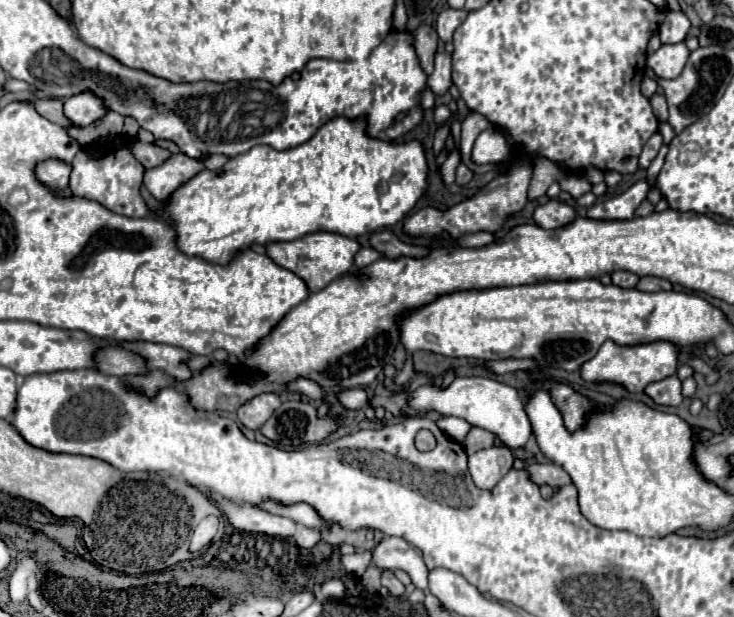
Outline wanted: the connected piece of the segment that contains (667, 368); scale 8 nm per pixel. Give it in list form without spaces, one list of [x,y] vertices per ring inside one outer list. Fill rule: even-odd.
[[[605,341],[597,355],[581,365],[581,377],[589,383],[615,383],[623,385],[629,393],[639,393],[647,383],[665,379],[675,375],[677,371],[677,349],[669,341],[653,341],[639,345],[617,345],[613,341]]]

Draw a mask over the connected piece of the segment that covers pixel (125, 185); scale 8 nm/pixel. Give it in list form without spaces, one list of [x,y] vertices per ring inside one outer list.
[[[123,143],[117,147],[107,147],[101,153],[101,157],[91,155],[87,149],[79,149],[71,167],[73,169],[69,175],[69,189],[73,195],[93,199],[93,201],[101,203],[105,209],[125,215],[125,217],[147,217],[149,215],[149,205],[147,205],[145,197],[141,195],[145,167],[137,161],[129,143]]]

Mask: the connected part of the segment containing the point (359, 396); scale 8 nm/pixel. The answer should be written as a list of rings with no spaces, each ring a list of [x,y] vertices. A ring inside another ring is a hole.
[[[347,389],[337,395],[337,401],[341,401],[349,409],[365,409],[367,407],[367,395],[363,389]]]

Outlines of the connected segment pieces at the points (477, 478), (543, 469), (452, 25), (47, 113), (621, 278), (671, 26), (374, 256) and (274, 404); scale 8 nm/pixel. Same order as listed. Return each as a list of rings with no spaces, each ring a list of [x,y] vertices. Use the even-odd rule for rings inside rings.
[[[489,447],[469,455],[469,471],[477,487],[493,489],[497,481],[513,467],[513,453],[509,447]]]
[[[547,463],[547,465],[529,465],[527,471],[531,473],[531,479],[537,483],[537,485],[543,485],[543,483],[549,483],[551,487],[563,487],[563,485],[569,485],[571,483],[571,477],[569,473],[555,465],[555,463]]]
[[[459,9],[441,11],[439,17],[437,17],[437,25],[435,25],[435,29],[439,33],[439,39],[445,41],[445,43],[451,41],[455,29],[465,21],[465,15],[467,15],[467,11],[459,11]]]
[[[61,97],[31,99],[31,105],[35,107],[35,111],[37,111],[41,117],[45,117],[45,119],[57,123],[57,125],[71,125],[71,123],[65,119],[65,115],[63,115],[63,99],[61,99]]]
[[[615,271],[611,275],[611,279],[613,279],[613,285],[617,285],[617,287],[635,287],[639,277],[633,275],[631,271]]]
[[[669,11],[669,15],[665,17],[665,23],[661,25],[661,31],[659,31],[661,43],[671,43],[671,45],[683,43],[689,27],[691,27],[691,23],[681,11]]]
[[[363,247],[363,249],[359,249],[359,251],[357,251],[357,255],[355,255],[355,267],[363,269],[363,267],[367,267],[367,265],[375,263],[379,257],[381,257],[381,253],[373,251],[371,247]]]
[[[265,393],[265,395],[257,395],[253,397],[249,403],[245,403],[243,407],[239,407],[237,411],[237,417],[239,421],[251,429],[251,431],[257,431],[265,425],[265,421],[273,415],[273,411],[281,405],[279,401],[279,395],[275,393]]]

